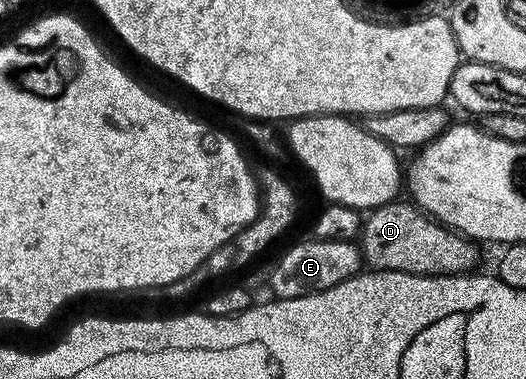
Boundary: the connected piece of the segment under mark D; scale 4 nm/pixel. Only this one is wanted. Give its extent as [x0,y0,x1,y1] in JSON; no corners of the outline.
[360,200,479,276]

